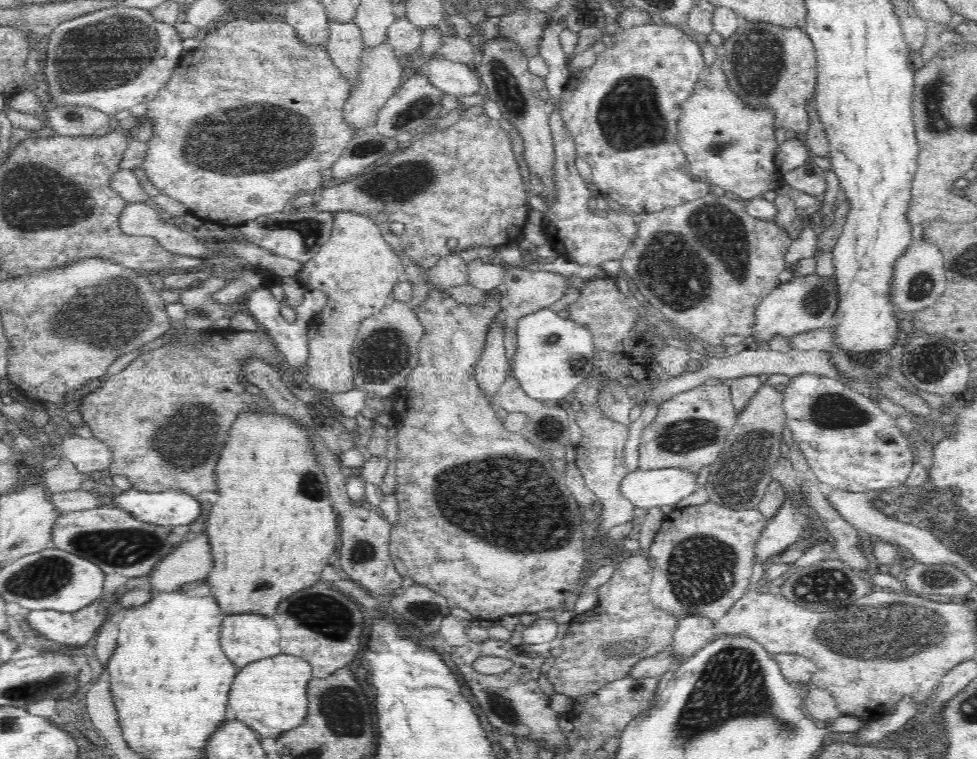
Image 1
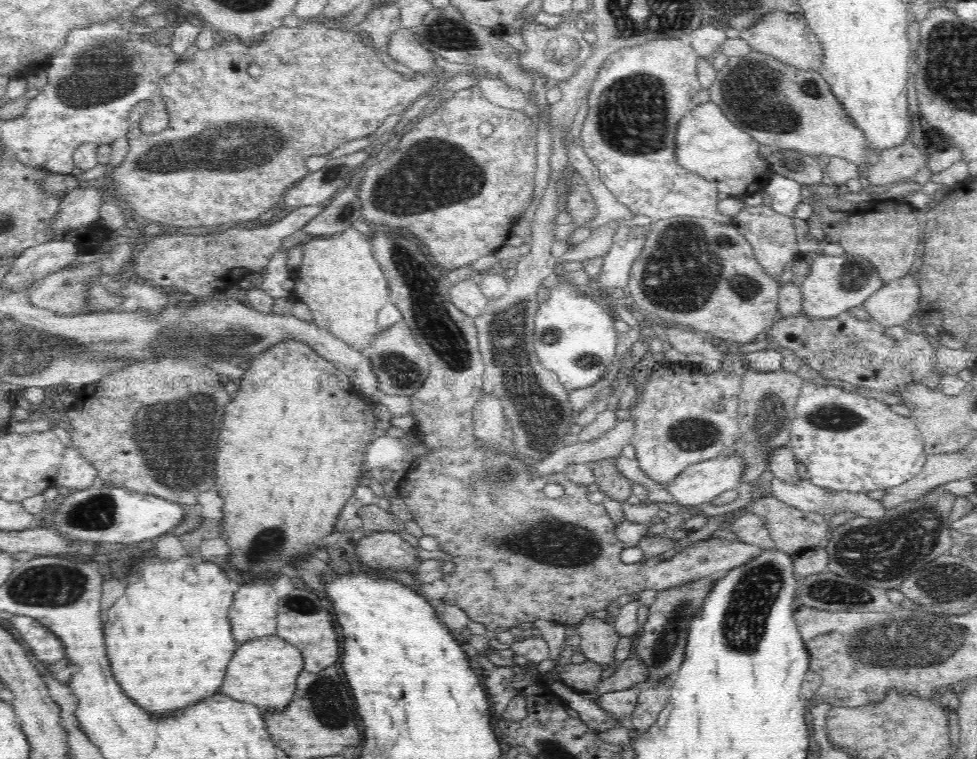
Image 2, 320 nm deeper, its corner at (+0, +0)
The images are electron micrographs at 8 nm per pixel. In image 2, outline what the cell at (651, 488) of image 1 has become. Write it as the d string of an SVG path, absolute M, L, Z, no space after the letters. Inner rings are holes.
M738 454L721 455L688 466L684 473L681 473L673 482L664 486L680 505L699 506L710 504L711 500L720 497L720 494L733 489L736 490L743 483L745 468L745 461Z

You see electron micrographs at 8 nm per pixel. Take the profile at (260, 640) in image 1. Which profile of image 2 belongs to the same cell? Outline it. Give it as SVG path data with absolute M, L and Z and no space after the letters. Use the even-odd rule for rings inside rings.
M254 582L235 588L228 616L238 646L255 638L276 635L281 600L273 584Z

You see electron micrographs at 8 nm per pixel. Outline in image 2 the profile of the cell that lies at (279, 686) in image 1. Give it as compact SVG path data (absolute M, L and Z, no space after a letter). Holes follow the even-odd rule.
M278 635L243 642L227 666L219 692L240 702L256 705L263 711L281 711L288 706L296 690L296 680L303 671L304 659L300 650Z

